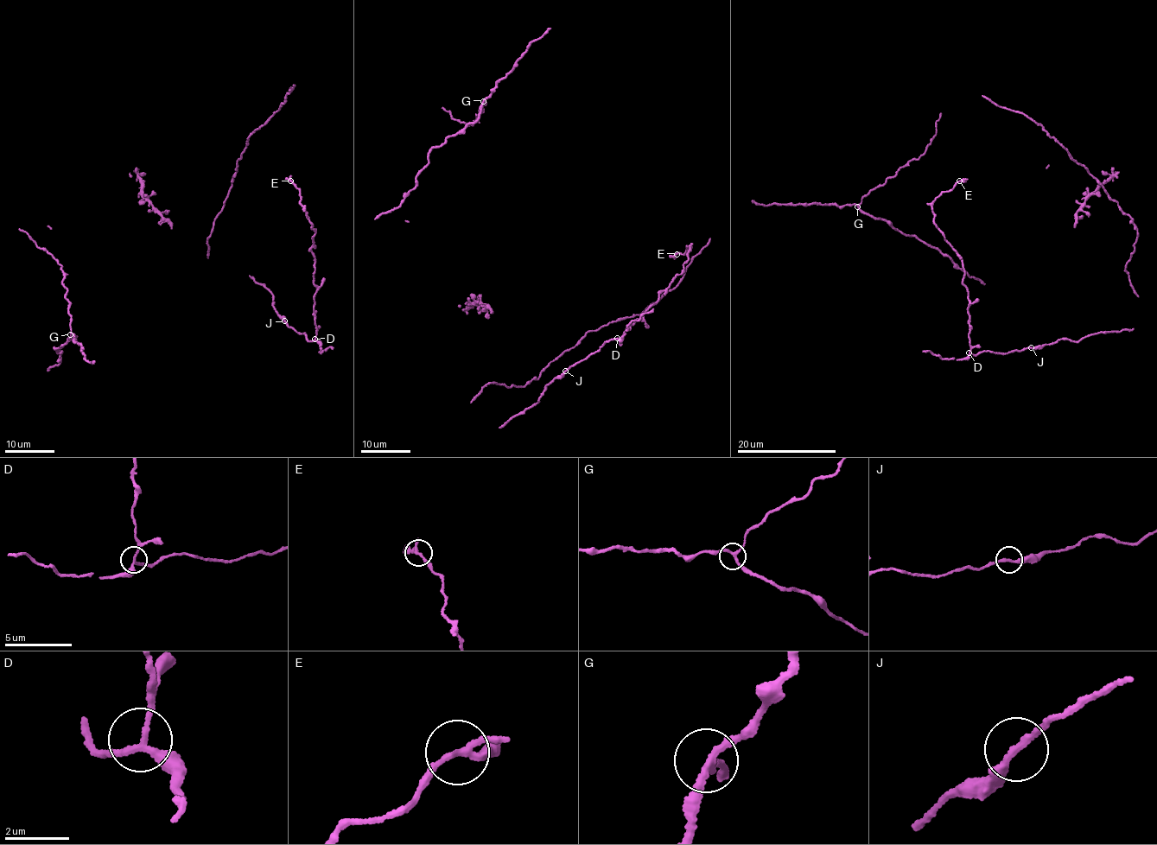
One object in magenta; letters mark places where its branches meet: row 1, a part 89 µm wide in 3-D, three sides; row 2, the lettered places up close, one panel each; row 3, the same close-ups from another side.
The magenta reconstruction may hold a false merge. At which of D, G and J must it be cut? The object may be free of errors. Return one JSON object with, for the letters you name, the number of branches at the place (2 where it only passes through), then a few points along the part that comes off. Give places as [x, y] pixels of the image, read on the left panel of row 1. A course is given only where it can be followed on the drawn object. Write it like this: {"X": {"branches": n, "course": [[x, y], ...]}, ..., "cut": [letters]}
{"D": {"branches": 3, "course": [[314, 339], [317, 285], [310, 249], [314, 231], [298, 187], [284, 181]]}, "cut": ["D"]}

